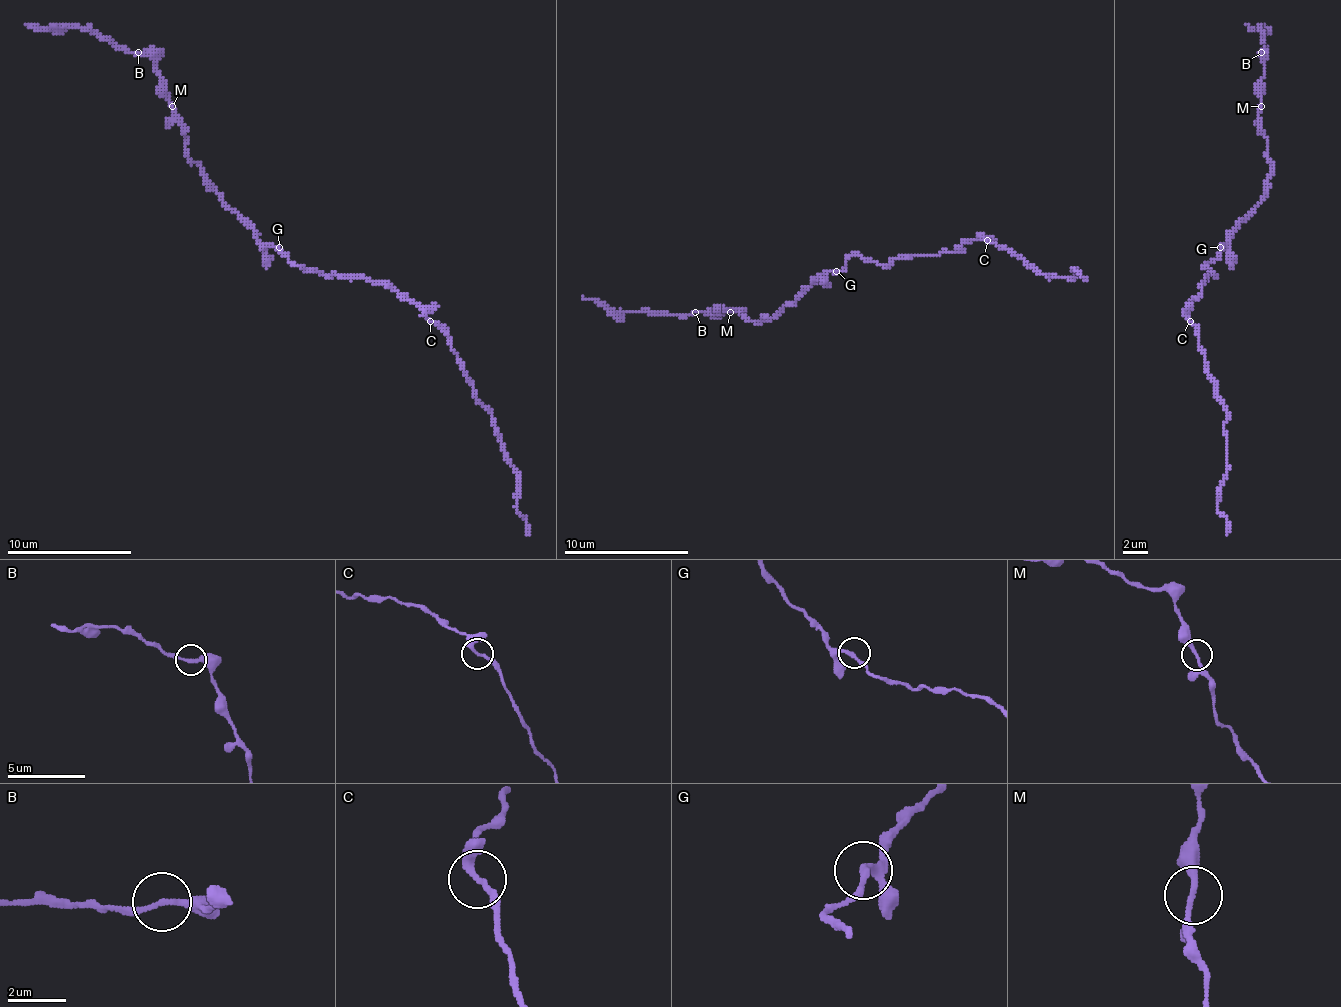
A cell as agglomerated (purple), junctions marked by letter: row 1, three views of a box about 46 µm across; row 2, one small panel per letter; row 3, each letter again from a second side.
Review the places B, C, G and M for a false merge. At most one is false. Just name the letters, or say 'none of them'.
none of them

